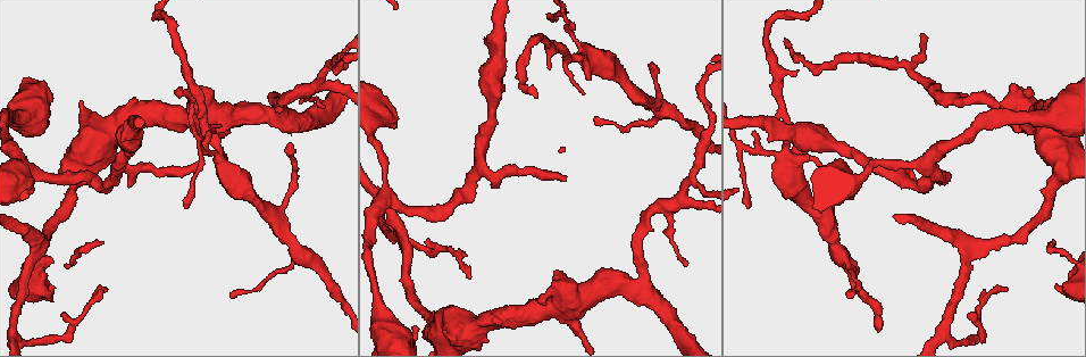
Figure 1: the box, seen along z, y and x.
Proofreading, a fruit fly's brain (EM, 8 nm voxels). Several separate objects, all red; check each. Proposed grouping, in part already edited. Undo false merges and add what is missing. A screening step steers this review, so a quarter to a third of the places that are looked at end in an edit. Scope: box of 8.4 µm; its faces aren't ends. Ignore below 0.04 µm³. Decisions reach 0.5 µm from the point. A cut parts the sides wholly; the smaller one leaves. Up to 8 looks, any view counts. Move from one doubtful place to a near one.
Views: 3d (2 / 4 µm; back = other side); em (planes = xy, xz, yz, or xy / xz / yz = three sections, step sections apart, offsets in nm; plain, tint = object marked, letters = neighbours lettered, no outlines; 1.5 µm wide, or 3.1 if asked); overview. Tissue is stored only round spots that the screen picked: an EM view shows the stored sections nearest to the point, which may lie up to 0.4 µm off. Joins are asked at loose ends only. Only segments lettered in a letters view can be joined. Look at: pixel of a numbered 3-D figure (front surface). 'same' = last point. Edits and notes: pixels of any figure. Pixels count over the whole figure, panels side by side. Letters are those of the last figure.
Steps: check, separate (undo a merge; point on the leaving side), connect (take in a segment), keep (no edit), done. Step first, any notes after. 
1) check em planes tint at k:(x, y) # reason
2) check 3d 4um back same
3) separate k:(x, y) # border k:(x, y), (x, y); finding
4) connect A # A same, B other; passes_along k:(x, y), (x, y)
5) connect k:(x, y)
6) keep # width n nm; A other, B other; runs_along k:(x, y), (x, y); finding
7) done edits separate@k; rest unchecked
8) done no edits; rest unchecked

check em planes letters at 1:(405, 249)

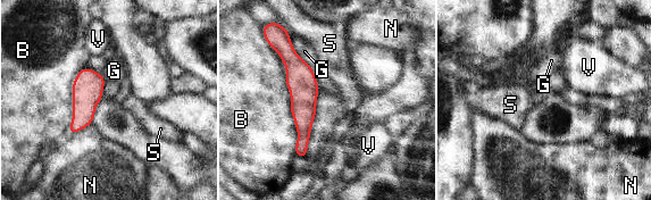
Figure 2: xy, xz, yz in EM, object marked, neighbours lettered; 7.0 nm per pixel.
keep # longest_contact G 300 nm; B other, G other, N other, S other, V other; border 2:(290, 109), (293, 117); one neuron here

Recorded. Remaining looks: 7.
check 3d 4um back at 1:(52, 285) # an open end

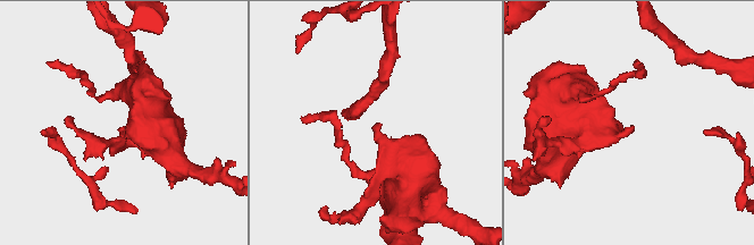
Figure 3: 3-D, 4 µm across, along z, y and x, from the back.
check em xy step 4 tint at 3:(634, 126)

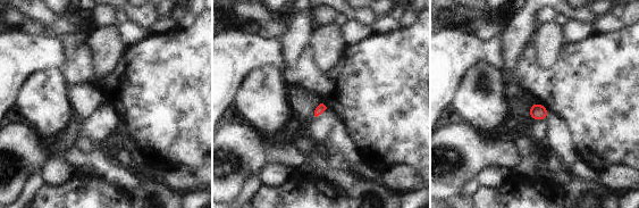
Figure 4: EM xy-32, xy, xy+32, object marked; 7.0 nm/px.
check em planes letters same # another direction

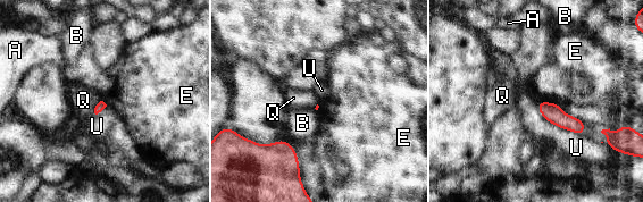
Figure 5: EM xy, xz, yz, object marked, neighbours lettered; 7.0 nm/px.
keep # A other, B other, E other, Q other, U other; border 5:(536, 102), (549, 121), (583, 135); no lettered segment goes on from it

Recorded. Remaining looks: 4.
check em xz step 8 plain at 1:(794, 147) # an open end

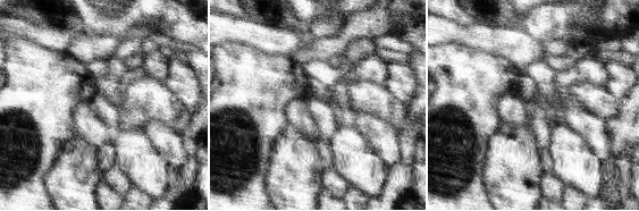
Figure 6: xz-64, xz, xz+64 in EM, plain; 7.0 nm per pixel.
check em xz step 8 tint same # where the object lies

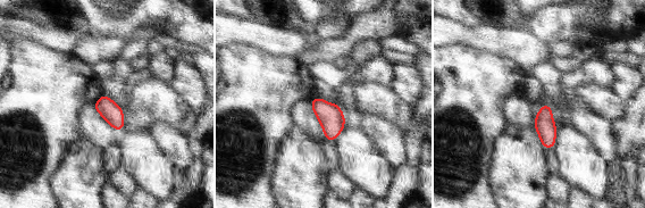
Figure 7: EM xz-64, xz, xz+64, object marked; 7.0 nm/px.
check em xz step 8 letters same

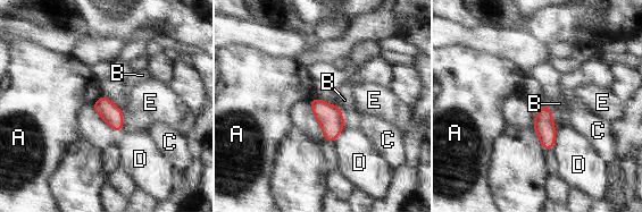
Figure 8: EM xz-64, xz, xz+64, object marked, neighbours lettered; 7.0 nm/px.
keep # width 150 nm; A other, B other, C other, D other, E other; border 8:(101, 94), (91, 106); none of them fits

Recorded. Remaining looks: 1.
done no edits; rest unchecked

